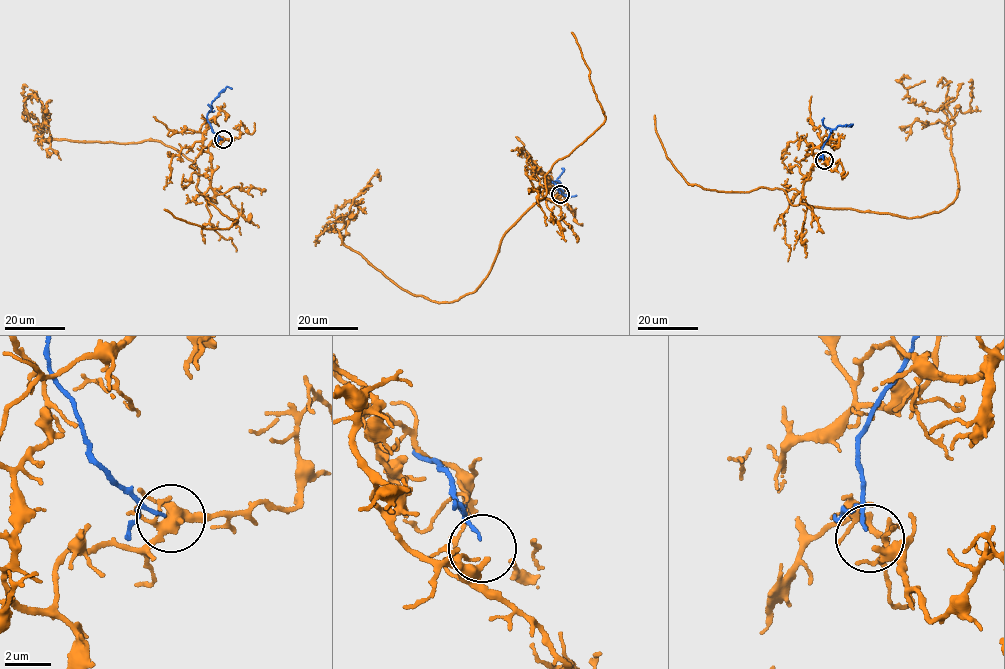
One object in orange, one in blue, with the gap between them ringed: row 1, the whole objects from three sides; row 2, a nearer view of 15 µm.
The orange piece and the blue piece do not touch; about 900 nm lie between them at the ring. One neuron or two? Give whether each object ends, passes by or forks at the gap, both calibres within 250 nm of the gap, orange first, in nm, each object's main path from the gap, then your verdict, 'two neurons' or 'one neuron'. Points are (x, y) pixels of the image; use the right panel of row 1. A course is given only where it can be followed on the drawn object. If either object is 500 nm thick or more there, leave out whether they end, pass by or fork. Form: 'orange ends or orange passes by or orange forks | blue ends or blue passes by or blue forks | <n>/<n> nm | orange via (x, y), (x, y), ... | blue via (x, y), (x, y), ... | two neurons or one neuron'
orange ends | blue ends | 340/110 nm | orange via (824, 161), (809, 205), (907, 218), (950, 205), (947, 115), (909, 98), (910, 78) | blue via (823, 160), (822, 147), (832, 129), (847, 126) | two neurons

